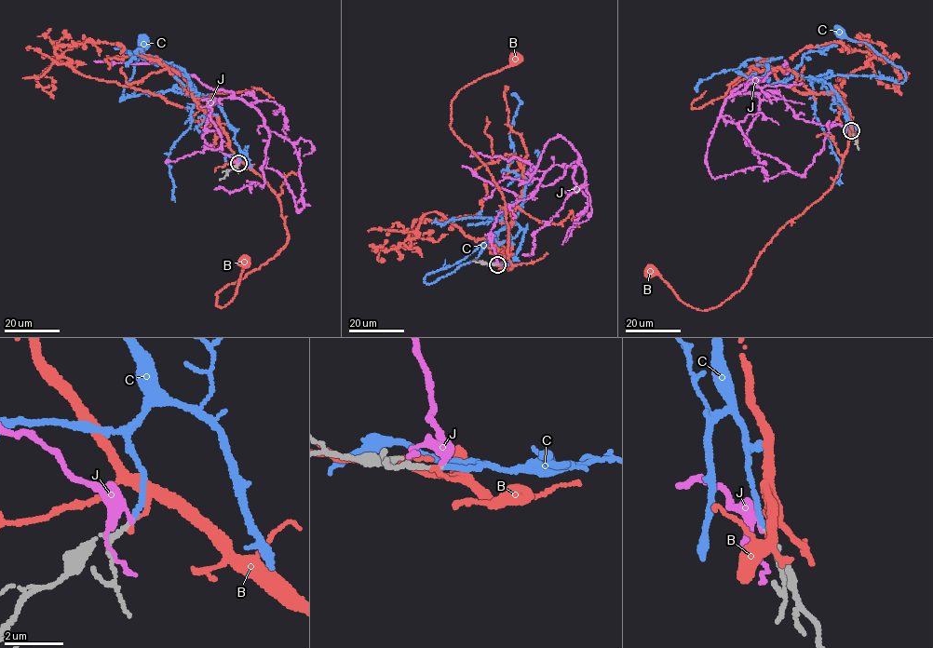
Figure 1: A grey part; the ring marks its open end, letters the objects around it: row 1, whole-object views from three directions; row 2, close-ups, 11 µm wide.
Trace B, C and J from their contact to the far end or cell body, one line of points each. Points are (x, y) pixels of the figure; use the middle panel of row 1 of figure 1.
B: (497, 264), (512, 266), (507, 252), (506, 203), (486, 165), (451, 128), (451, 106), (458, 91), (515, 59)
C: (498, 264), (515, 258), (524, 229), (517, 224), (492, 234), (425, 281), (474, 260), (492, 239)
J: (498, 264), (490, 233), (496, 216), (533, 195), (554, 165), (579, 160), (586, 181), (534, 232), (529, 256)

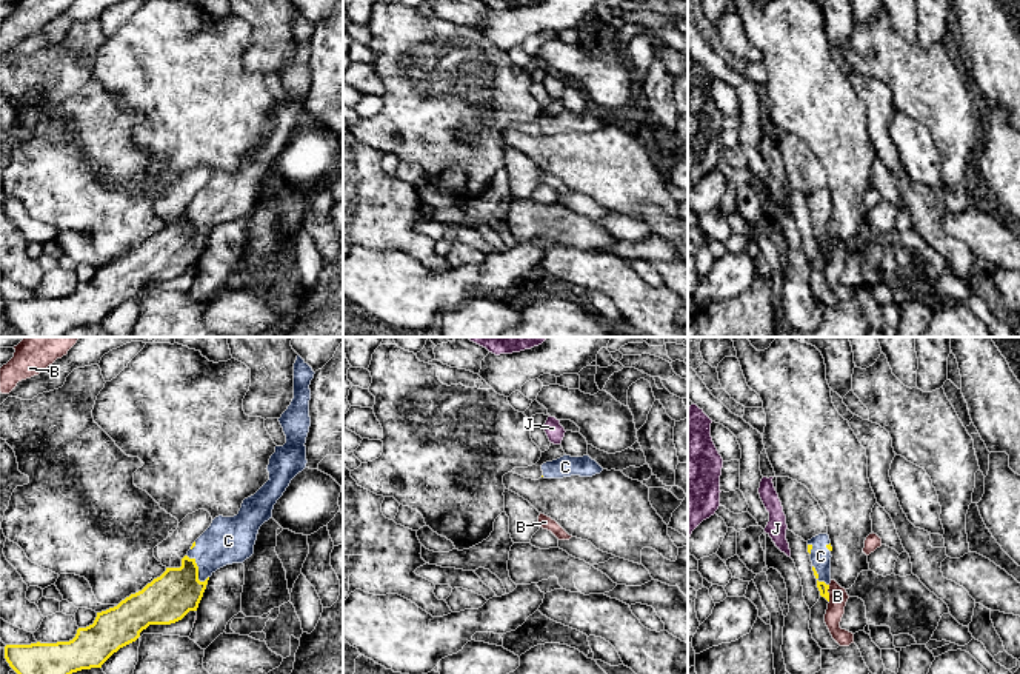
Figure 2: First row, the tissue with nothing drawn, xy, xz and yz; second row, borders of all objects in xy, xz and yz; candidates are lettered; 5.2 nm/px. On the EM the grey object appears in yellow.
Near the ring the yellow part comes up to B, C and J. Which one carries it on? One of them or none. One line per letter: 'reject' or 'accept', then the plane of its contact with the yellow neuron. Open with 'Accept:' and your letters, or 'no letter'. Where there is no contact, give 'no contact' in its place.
Accept: C
B: reject; meets yellow in yz
C: accept; meets yellow in xy
J: reject; no contact

